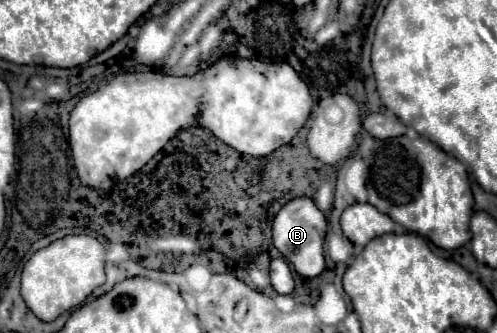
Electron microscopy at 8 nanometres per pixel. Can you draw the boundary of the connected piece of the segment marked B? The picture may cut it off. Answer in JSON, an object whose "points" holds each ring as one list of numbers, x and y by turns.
{"points":[[298,197,288,201,278,215,274,217,274,225,272,225,272,233,274,233,274,245,276,249,294,265,296,273,302,277,316,277,324,271,324,235,326,235,326,217,322,215,322,211,314,205,312,199,308,197]]}

